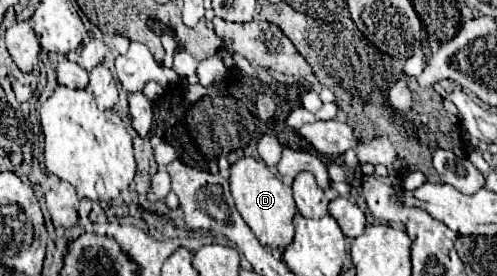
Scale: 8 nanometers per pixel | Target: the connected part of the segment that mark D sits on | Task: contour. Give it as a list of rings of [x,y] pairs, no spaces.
[[[241,157],[231,165],[231,193],[235,199],[235,207],[241,213],[243,221],[251,227],[259,243],[271,249],[285,249],[293,241],[293,217],[295,217],[295,201],[291,195],[291,187],[285,187],[281,179],[277,179],[261,159]]]

